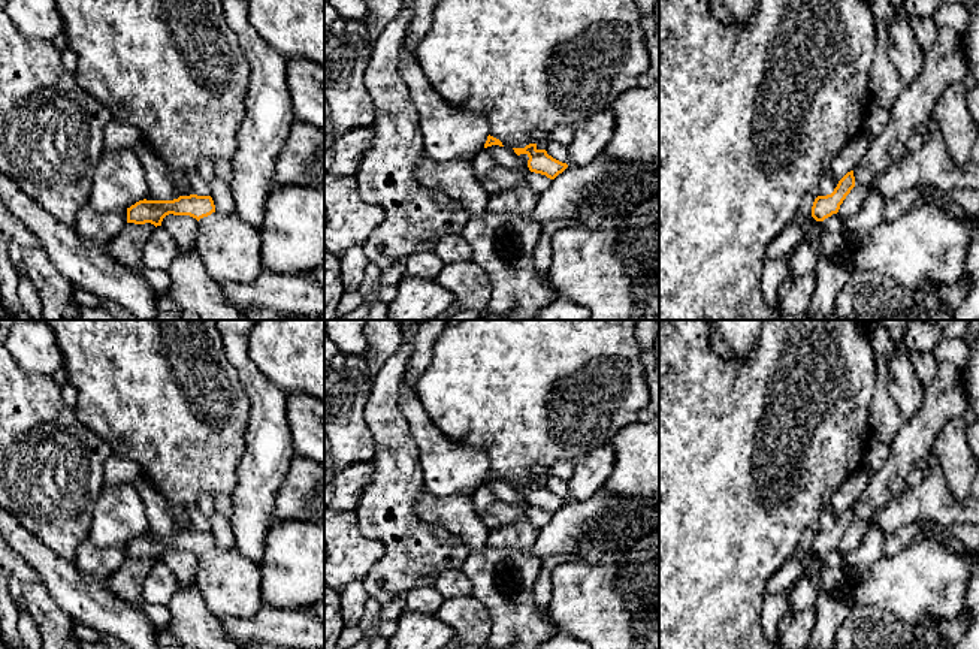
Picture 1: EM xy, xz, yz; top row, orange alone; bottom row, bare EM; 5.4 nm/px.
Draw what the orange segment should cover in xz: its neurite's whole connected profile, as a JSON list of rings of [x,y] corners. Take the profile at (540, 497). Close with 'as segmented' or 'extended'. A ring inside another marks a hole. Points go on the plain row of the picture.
[[[529,479],[525,483],[513,485],[517,490],[526,489],[529,492],[528,502],[531,507],[546,510],[550,514],[555,514],[568,502],[566,498],[562,498],[549,490],[546,485],[538,485],[537,479]]] | as segmented

